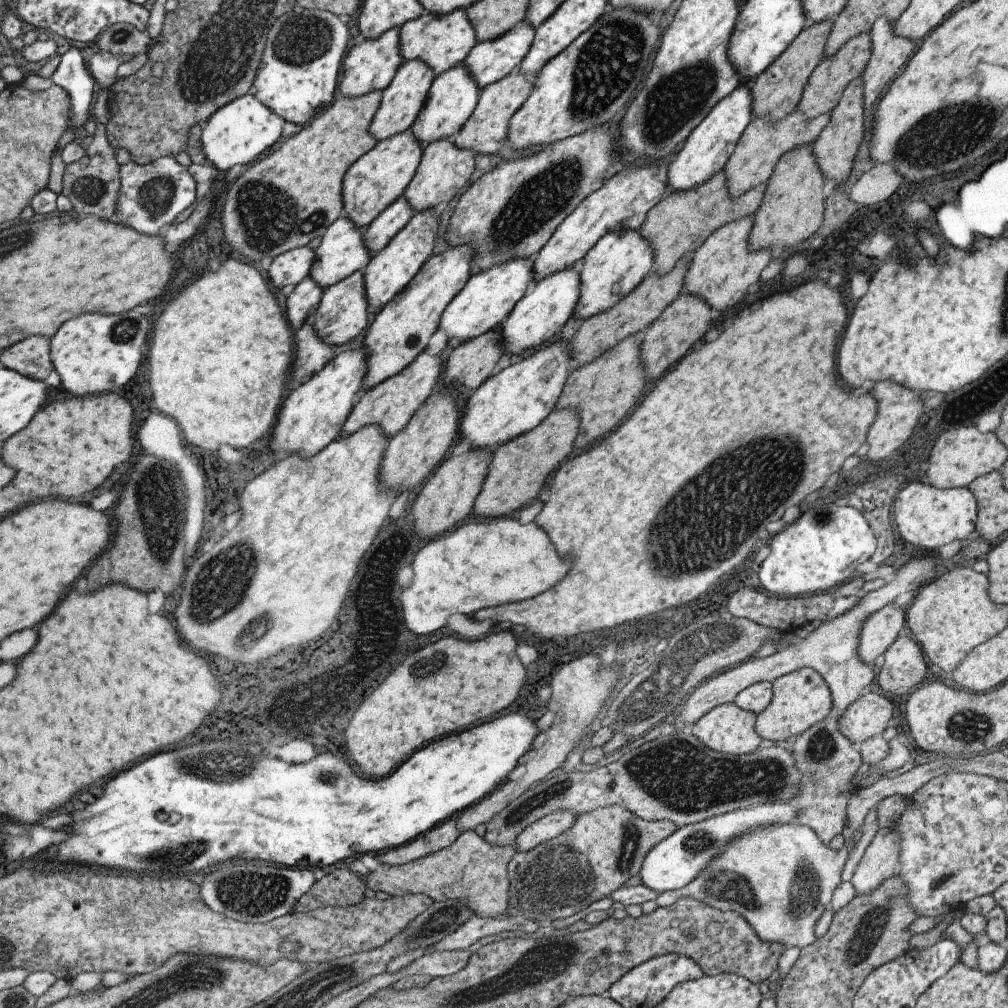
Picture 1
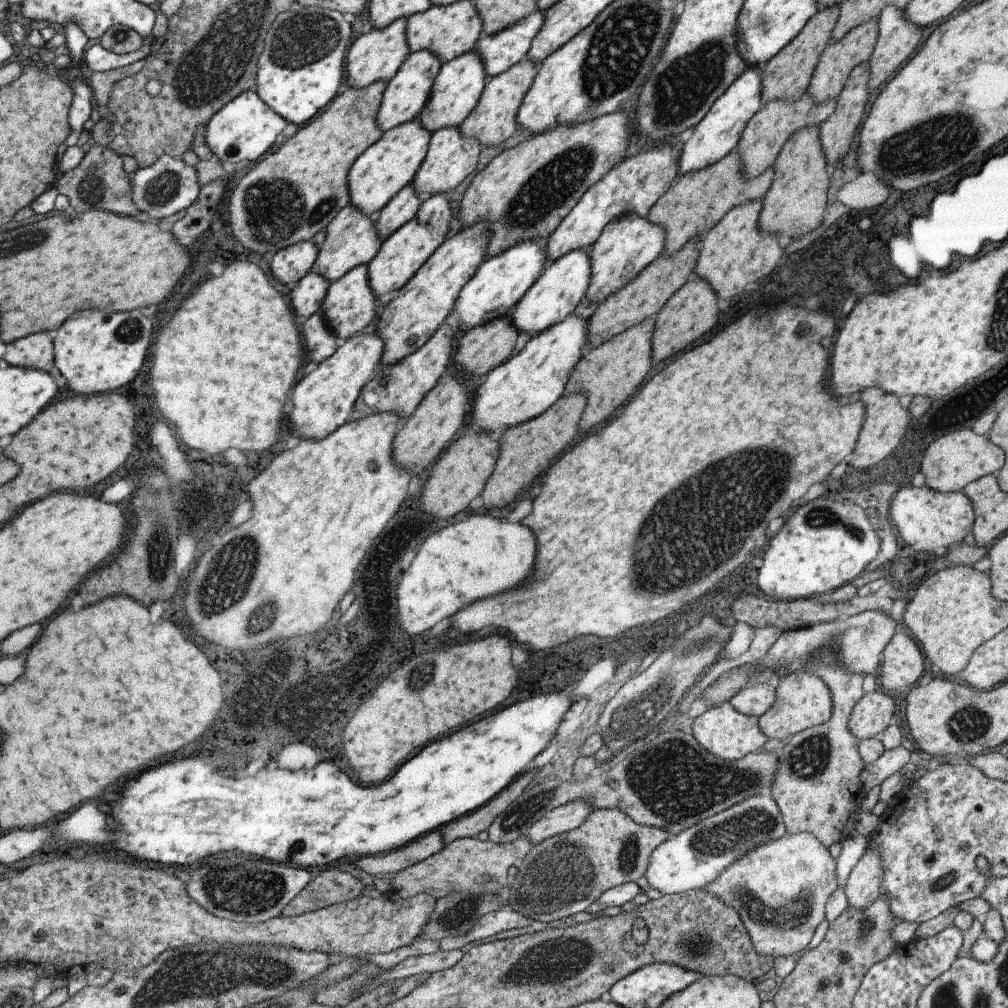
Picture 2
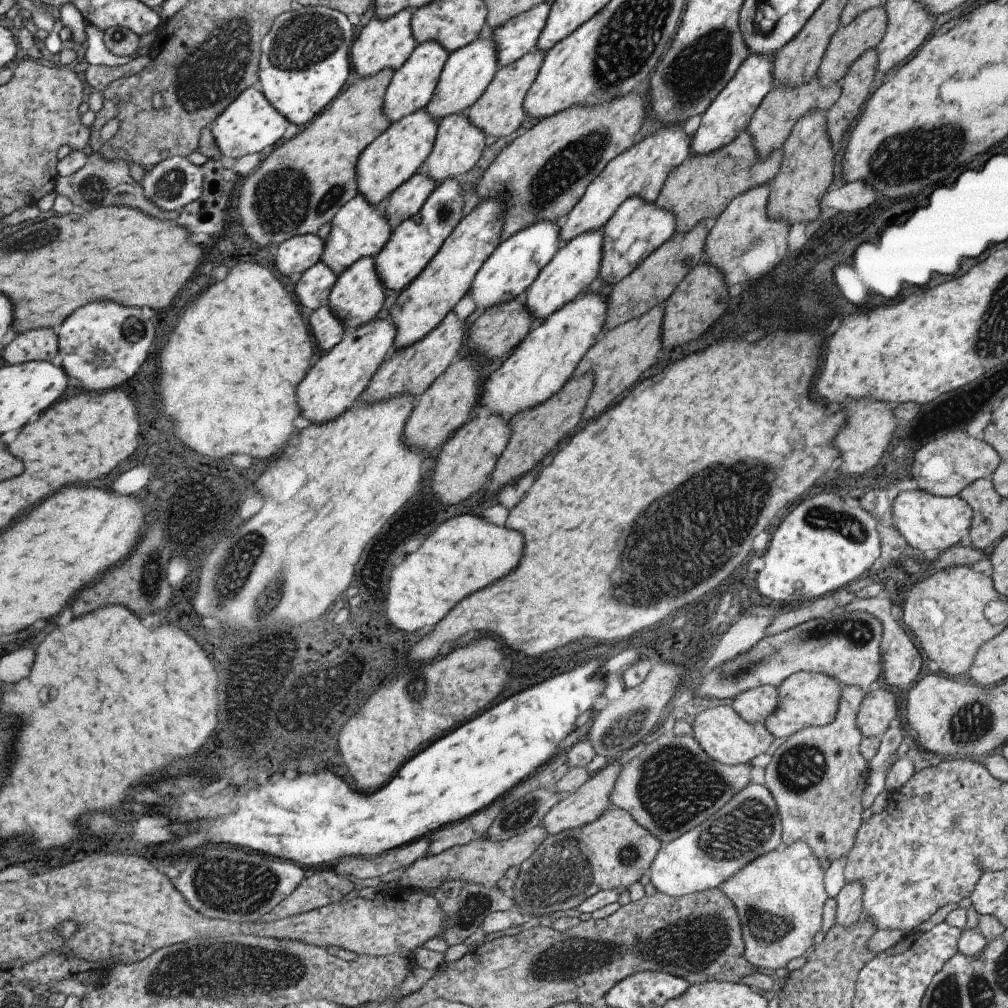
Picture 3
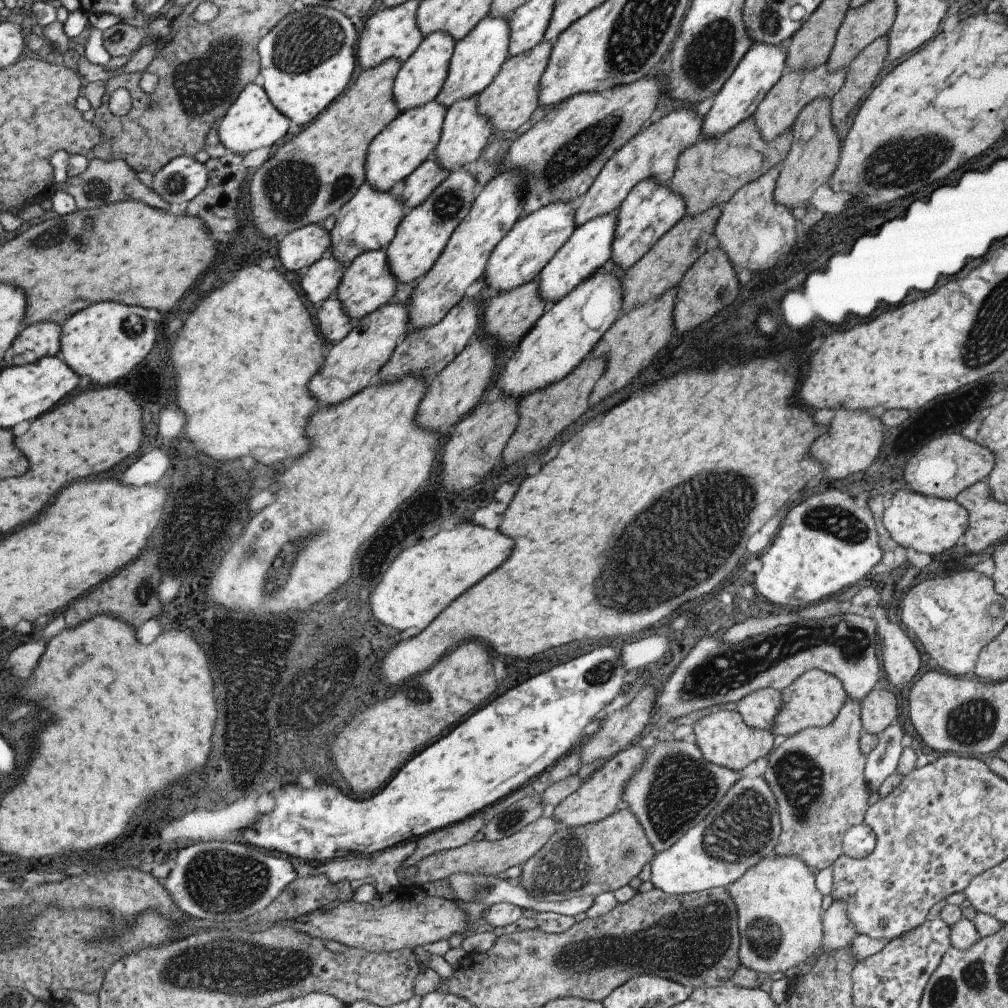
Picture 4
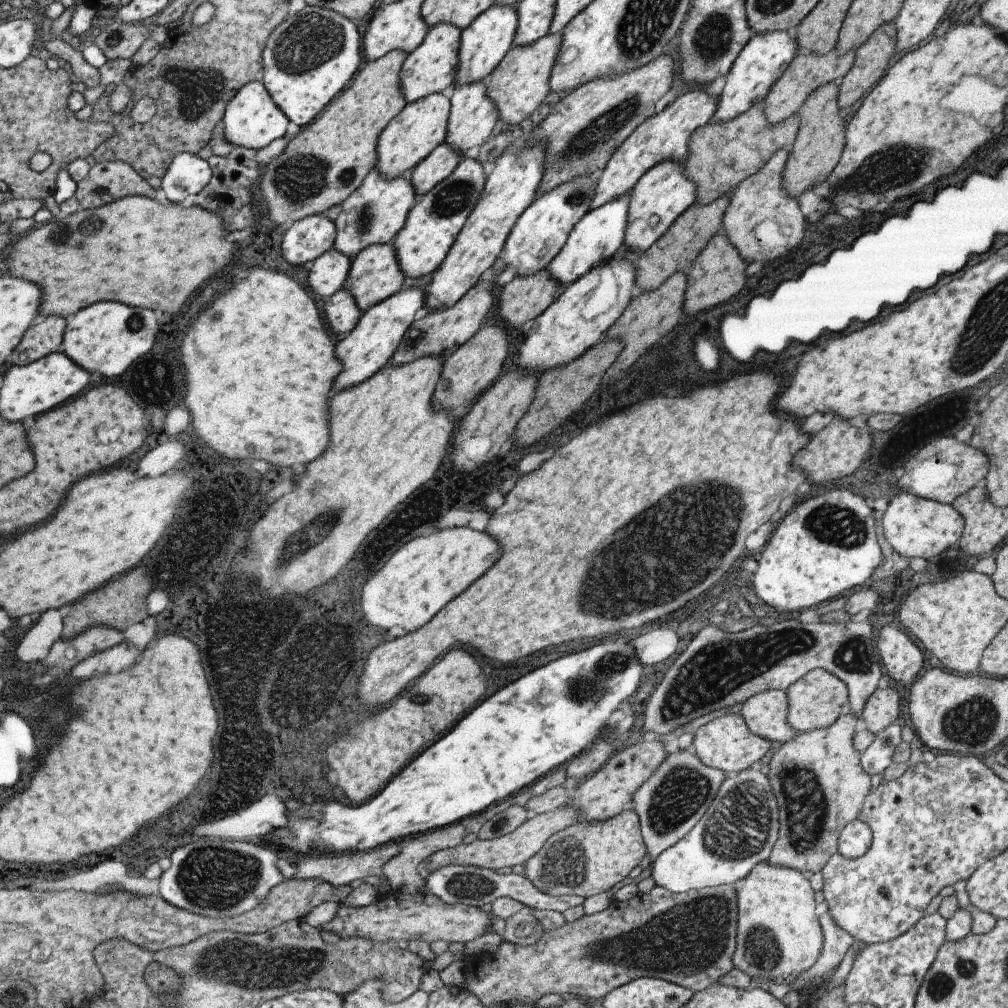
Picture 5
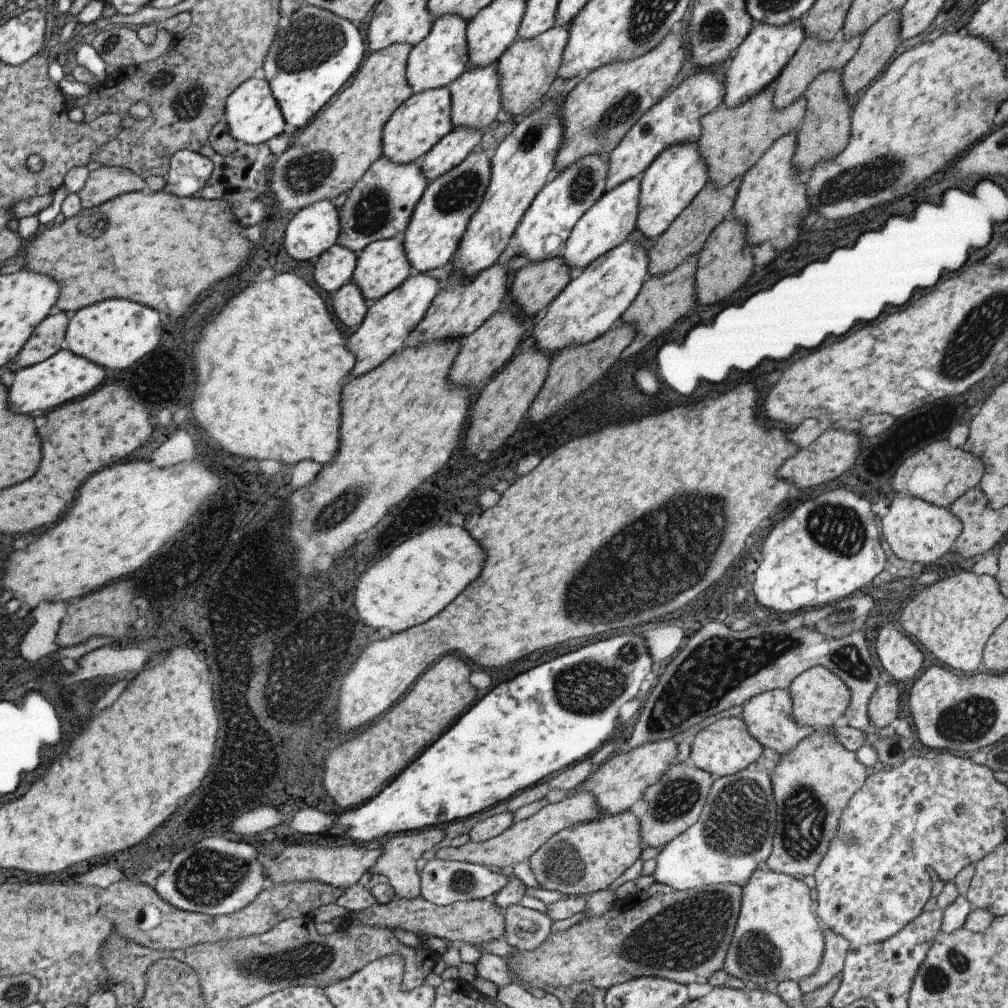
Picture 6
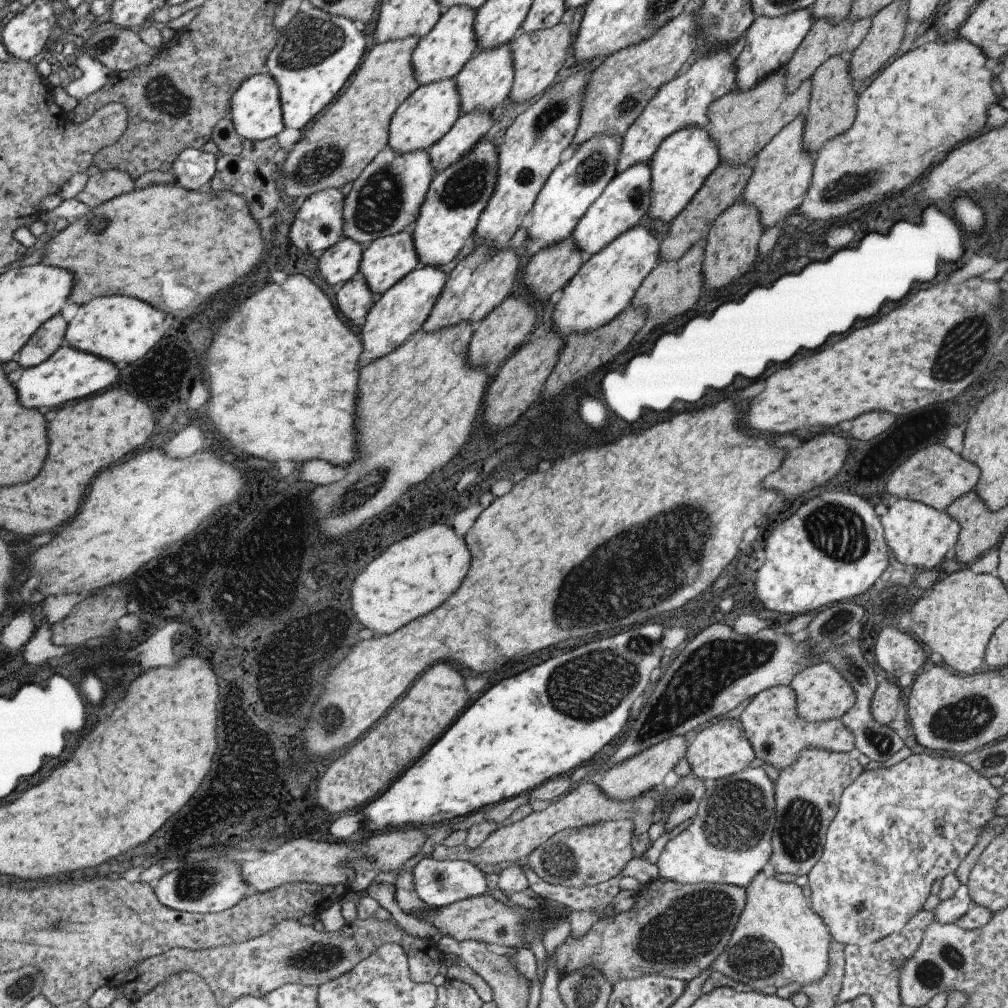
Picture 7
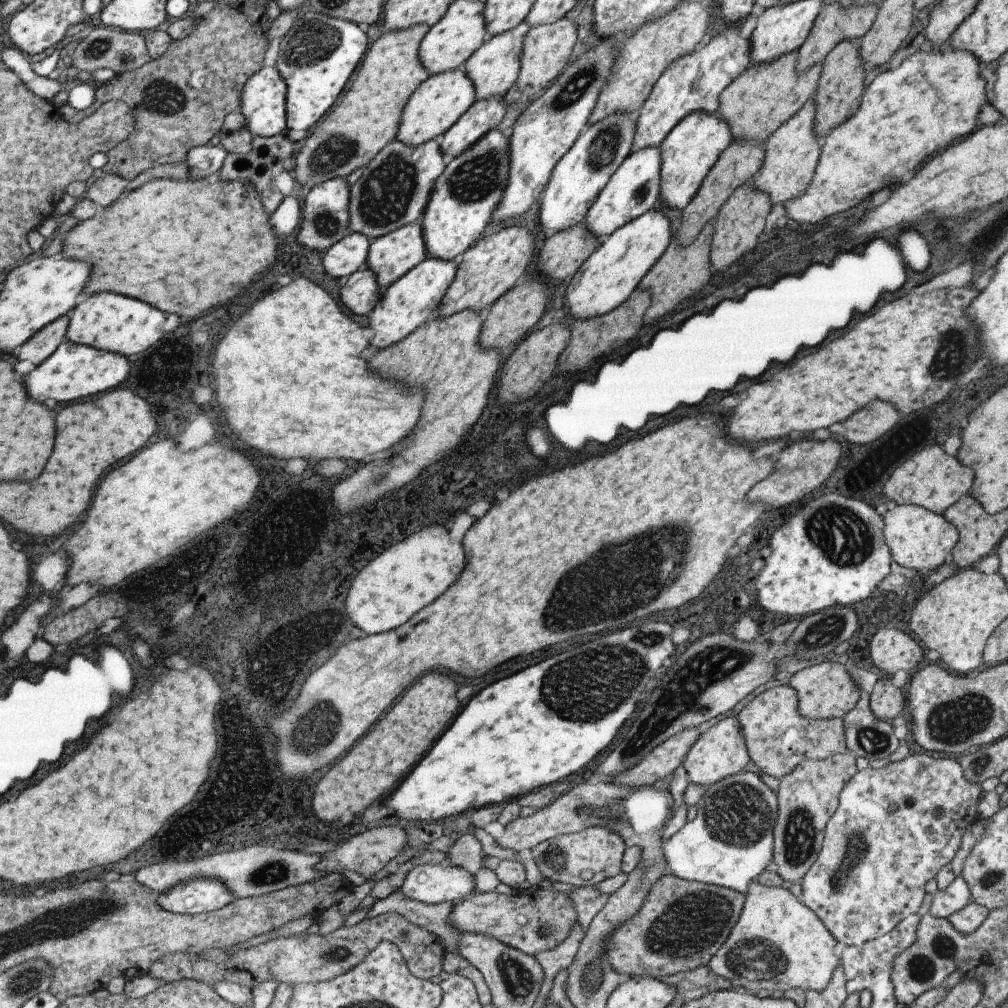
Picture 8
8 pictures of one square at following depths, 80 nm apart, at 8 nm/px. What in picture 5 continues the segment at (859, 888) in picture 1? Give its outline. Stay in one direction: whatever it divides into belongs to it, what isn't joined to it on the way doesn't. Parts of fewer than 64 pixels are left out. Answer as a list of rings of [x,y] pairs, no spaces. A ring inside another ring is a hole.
[[[827,911],[818,916],[818,921],[822,932],[822,947],[817,960],[804,970],[801,976],[795,978],[793,984],[798,990],[807,988],[817,977],[835,970],[843,954],[854,941],[854,938],[845,932]]]

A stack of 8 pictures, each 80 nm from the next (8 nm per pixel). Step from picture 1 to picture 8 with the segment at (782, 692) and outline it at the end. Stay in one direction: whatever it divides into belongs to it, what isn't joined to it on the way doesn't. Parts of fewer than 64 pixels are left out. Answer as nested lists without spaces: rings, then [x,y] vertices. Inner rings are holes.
[[[827,660],[795,672],[788,685],[797,693],[797,712],[808,719],[841,719],[855,706],[861,691],[842,664]]]

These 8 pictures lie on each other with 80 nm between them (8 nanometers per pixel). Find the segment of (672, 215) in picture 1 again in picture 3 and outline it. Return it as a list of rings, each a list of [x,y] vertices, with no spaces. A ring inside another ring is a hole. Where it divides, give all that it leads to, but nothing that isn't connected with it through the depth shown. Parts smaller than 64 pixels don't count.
[[[746,130],[739,133],[728,145],[708,155],[689,156],[666,178],[654,205],[658,209],[670,209],[674,216],[674,234],[685,235],[697,223],[715,222],[723,209],[738,194],[759,185],[767,185],[777,174],[782,148],[761,159],[755,152]]]

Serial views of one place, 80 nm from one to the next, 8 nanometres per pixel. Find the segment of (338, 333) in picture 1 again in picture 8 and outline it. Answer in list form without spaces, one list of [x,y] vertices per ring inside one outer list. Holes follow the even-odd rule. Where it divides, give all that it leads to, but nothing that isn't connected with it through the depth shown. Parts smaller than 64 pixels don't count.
[[[418,221],[374,238],[368,245],[363,268],[375,275],[380,291],[426,257]]]

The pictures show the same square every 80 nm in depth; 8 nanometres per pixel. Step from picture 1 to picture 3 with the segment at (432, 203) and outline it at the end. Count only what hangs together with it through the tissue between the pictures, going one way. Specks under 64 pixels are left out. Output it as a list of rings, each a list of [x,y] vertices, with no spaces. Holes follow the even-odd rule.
[[[465,112],[446,116],[437,123],[433,146],[424,160],[422,171],[420,171],[433,181],[435,186],[445,179],[458,180],[463,173],[471,170],[481,156],[486,137],[482,130],[475,128],[469,122]]]

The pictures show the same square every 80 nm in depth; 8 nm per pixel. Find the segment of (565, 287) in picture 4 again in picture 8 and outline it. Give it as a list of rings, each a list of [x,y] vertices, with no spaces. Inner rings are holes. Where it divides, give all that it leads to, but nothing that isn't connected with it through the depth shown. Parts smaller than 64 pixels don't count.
[[[657,146],[629,154],[609,177],[607,184],[585,213],[582,222],[588,234],[601,241],[625,223],[652,209],[658,197],[659,167]]]

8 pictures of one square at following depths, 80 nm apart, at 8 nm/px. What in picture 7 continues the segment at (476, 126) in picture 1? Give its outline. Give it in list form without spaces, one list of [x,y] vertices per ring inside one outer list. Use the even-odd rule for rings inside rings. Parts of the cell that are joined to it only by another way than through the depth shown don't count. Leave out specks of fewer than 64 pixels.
[[[562,23],[532,33],[519,31],[510,42],[513,78],[508,100],[512,103],[522,103],[543,94],[555,80],[559,68],[563,66],[569,46],[571,46],[571,32],[567,29],[567,25]]]

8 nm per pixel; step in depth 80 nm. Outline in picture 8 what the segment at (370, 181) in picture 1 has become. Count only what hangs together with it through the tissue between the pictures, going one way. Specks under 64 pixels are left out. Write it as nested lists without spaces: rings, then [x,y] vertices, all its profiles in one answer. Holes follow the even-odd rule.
[[[462,68],[428,76],[403,105],[393,138],[408,147],[430,141],[442,135],[474,102],[474,85]]]

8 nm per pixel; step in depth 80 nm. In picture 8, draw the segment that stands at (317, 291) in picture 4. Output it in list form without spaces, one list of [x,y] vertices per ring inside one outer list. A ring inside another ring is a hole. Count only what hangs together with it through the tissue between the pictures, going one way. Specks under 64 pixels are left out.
[[[349,233],[323,251],[324,272],[343,281],[344,276],[363,267],[370,240],[359,233]]]

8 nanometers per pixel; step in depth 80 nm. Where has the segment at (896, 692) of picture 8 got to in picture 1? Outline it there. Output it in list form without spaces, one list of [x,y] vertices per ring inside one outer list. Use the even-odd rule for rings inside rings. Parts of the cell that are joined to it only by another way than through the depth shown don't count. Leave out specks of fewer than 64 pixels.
[[[875,692],[861,695],[842,712],[838,720],[839,734],[857,746],[868,738],[881,735],[891,714],[893,706],[887,698]]]

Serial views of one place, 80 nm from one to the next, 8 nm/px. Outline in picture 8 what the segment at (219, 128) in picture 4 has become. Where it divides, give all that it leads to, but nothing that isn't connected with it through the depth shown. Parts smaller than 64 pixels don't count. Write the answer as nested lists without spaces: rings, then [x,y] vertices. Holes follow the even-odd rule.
[[[265,66],[248,76],[240,90],[239,112],[243,115],[245,128],[253,137],[267,138],[279,133],[285,133],[286,118],[284,113],[285,83],[277,69]]]

